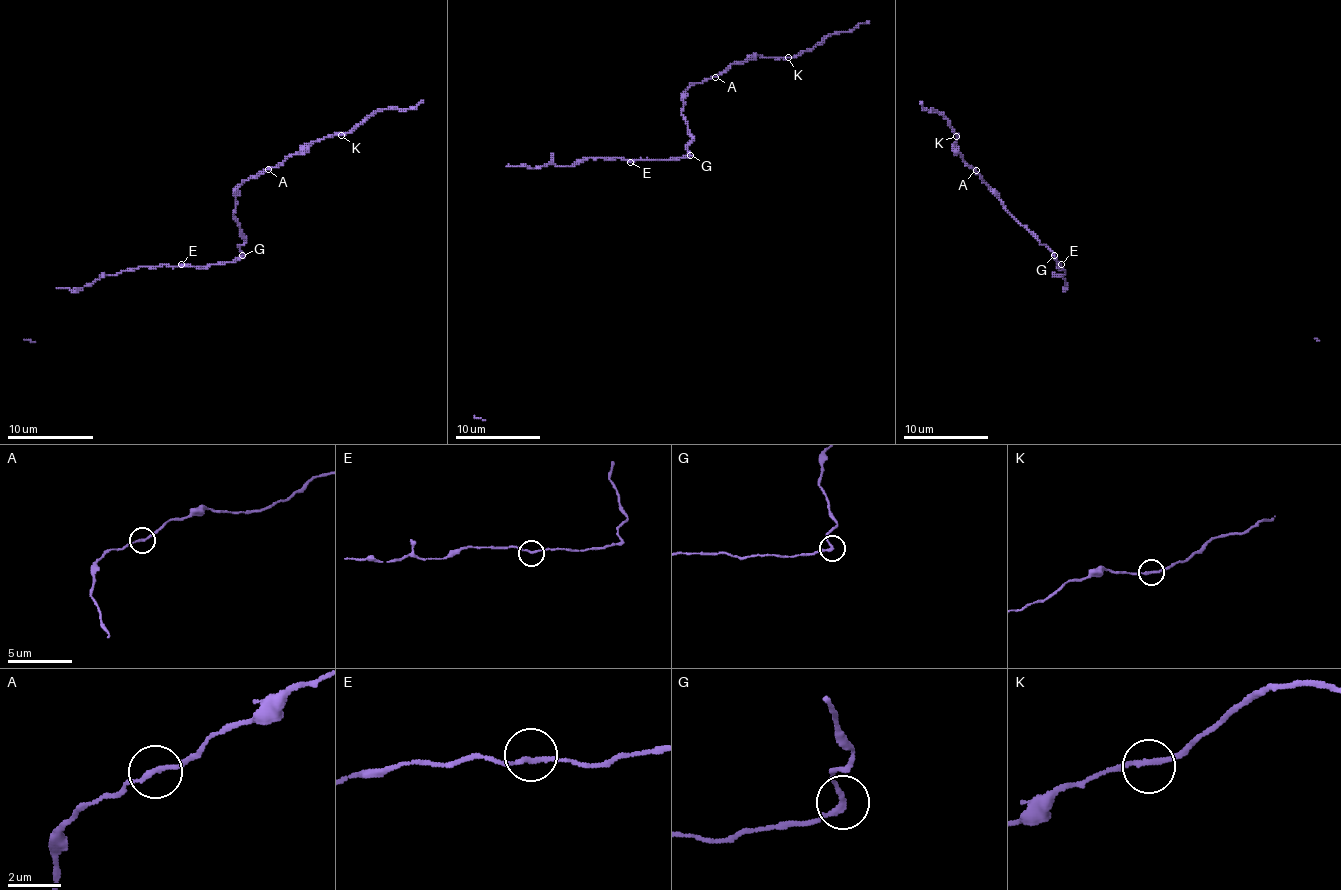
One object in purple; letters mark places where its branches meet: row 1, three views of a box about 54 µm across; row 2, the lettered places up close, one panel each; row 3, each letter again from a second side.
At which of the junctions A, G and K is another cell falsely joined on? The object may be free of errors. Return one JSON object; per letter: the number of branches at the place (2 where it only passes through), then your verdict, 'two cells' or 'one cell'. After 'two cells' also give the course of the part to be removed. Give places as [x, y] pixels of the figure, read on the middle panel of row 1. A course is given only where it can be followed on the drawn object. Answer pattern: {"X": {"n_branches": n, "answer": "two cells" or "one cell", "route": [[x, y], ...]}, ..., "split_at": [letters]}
{"A": {"n_branches": 2, "answer": "one cell"}, "G": {"n_branches": 2, "answer": "one cell"}, "K": {"n_branches": 2, "answer": "one cell"}, "split_at": []}

